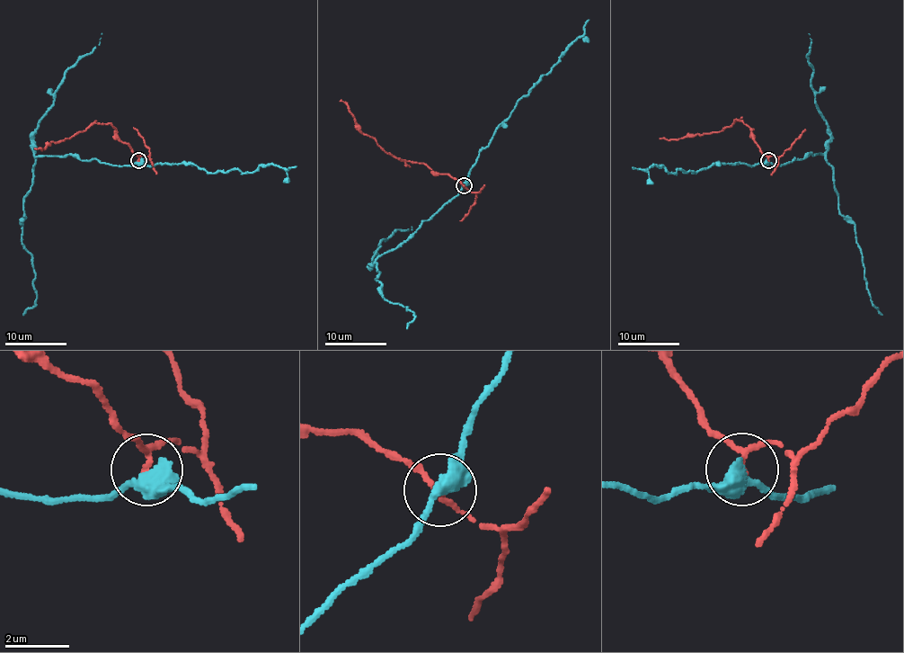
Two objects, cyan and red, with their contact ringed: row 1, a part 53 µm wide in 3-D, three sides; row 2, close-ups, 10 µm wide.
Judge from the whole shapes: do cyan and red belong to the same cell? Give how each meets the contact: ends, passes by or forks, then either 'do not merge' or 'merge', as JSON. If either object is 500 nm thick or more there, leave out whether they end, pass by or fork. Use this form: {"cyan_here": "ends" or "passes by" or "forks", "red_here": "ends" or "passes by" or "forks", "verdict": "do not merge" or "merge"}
{"cyan_here": "passes by", "red_here": "passes by", "verdict": "do not merge"}

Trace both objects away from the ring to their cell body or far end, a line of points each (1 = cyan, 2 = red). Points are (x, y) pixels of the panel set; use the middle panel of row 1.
1: (464, 184), (404, 243), (376, 260), (383, 298), (407, 306), (414, 313), (406, 328)
2: (464, 184), (447, 174), (437, 174), (423, 163), (403, 162), (391, 156), (361, 132), (349, 108), (339, 102)

